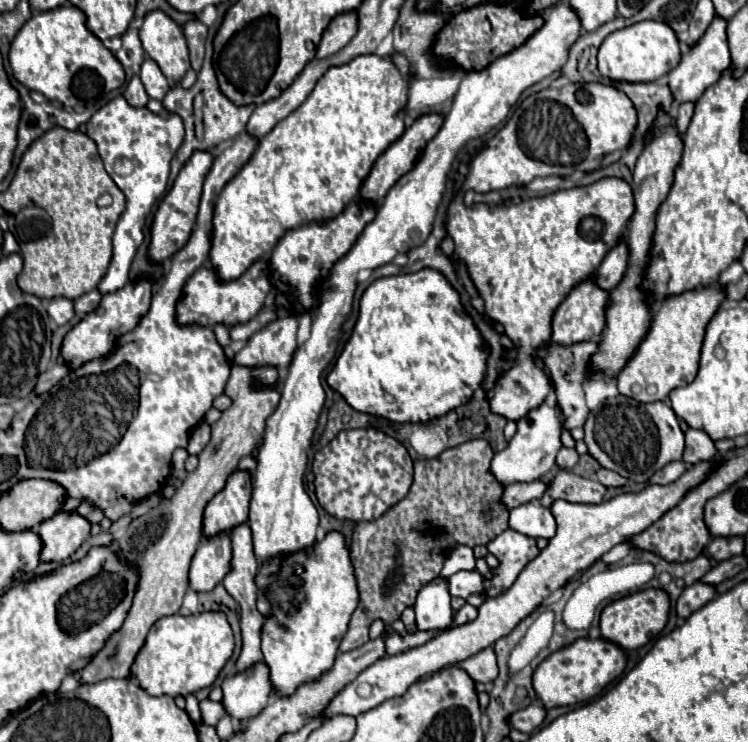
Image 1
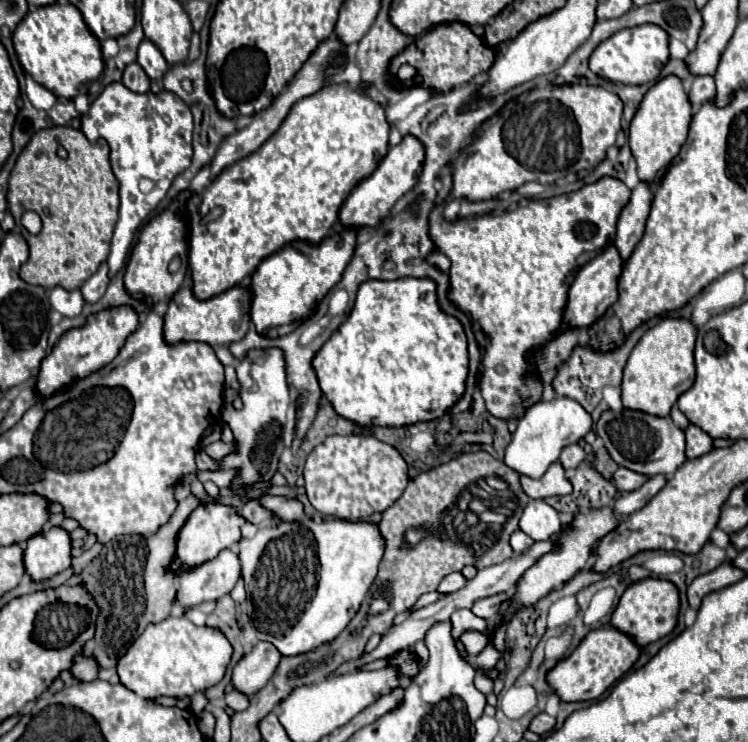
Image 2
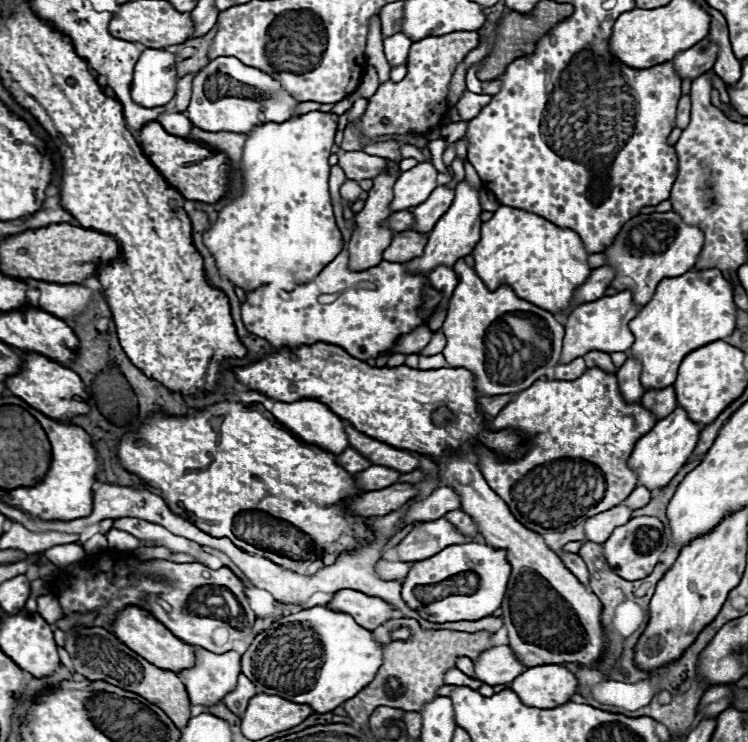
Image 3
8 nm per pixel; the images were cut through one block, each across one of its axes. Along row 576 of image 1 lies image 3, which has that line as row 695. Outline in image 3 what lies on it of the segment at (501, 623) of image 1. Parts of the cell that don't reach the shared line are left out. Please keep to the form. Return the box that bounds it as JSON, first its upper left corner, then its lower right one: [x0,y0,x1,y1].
[510,664,576,708]

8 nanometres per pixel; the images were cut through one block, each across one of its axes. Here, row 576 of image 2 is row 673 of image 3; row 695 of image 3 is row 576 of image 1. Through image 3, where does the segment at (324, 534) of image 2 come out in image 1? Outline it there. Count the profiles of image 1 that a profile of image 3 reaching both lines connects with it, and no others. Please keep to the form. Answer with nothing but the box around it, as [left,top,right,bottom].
[262,532,360,696]

